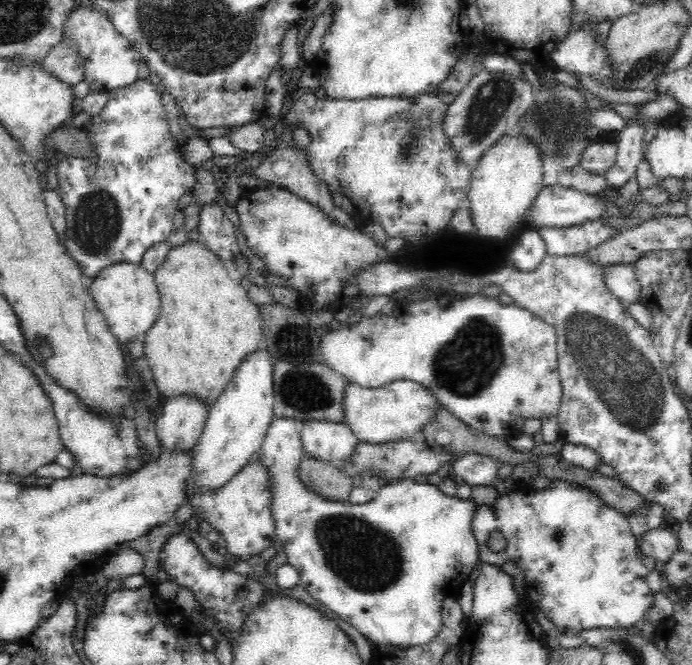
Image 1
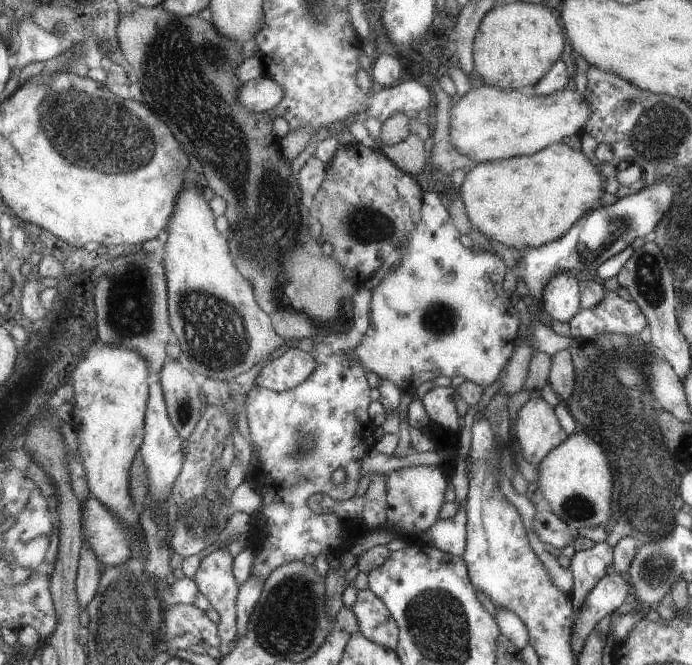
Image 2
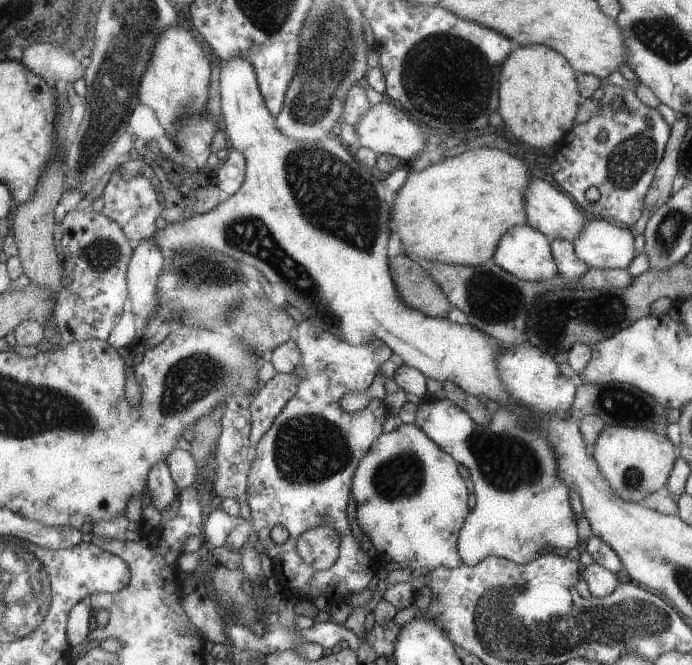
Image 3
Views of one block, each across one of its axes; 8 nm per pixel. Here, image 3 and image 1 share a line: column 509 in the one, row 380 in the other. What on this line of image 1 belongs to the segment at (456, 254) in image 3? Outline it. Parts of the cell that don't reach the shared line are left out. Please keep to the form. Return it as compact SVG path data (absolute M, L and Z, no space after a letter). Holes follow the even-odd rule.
M188 238L186 243L171 248L162 266L154 272L153 279L161 296L161 307L157 319L143 334L143 354L156 378L156 386L168 399L190 394L202 398L210 408L218 396L225 392L227 382L242 357L252 353L264 341L259 307L248 299L248 292L230 274L223 260L202 241Z

